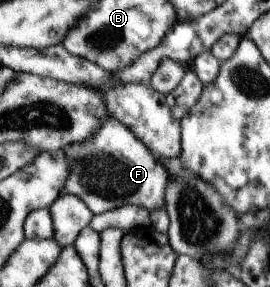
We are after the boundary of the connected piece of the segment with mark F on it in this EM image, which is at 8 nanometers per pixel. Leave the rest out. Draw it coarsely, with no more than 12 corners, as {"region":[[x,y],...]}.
{"region":[[106,117],[67,146],[62,193],[93,215],[165,209],[166,173]]}

